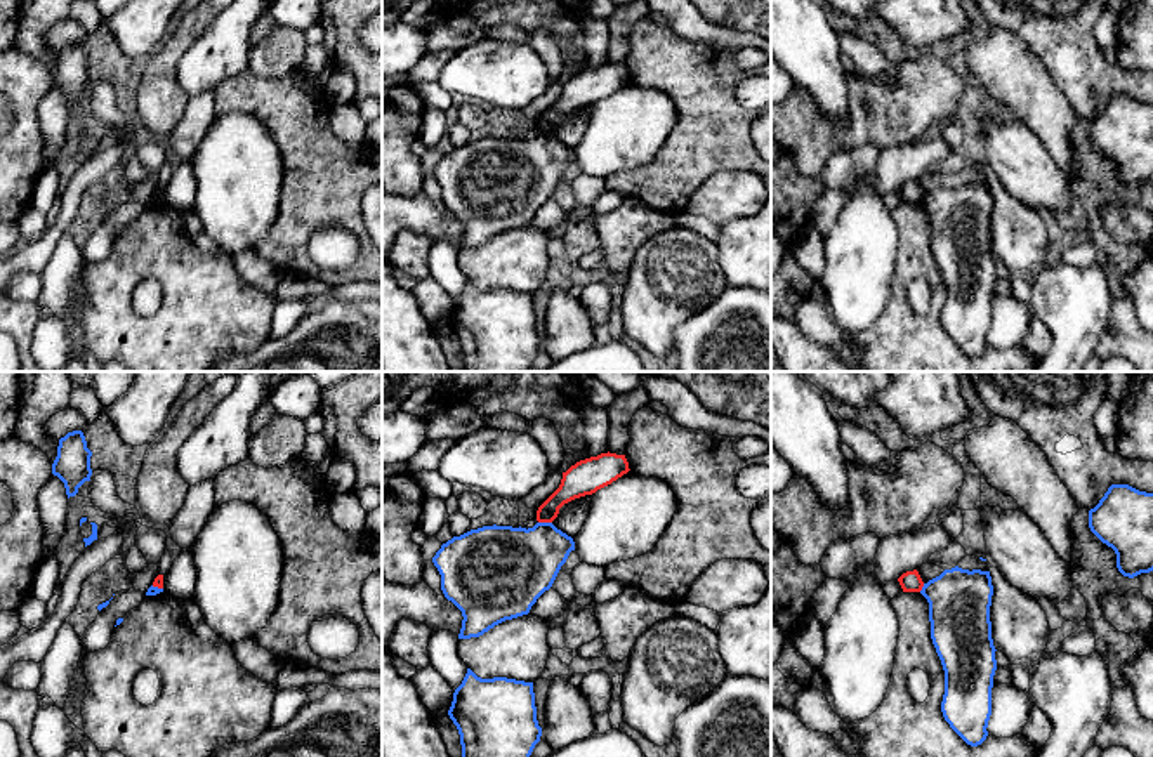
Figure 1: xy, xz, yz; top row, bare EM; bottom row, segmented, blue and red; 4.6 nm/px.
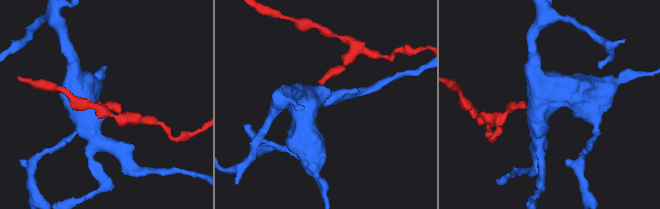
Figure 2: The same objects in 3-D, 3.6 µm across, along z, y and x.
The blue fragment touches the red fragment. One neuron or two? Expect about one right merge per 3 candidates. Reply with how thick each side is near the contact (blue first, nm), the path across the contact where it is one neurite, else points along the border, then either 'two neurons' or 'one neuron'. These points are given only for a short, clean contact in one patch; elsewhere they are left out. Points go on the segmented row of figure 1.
360 nm thick on the blue side, 150 nm on the other; border along xz (539, 521), (551, 523); two neurons

